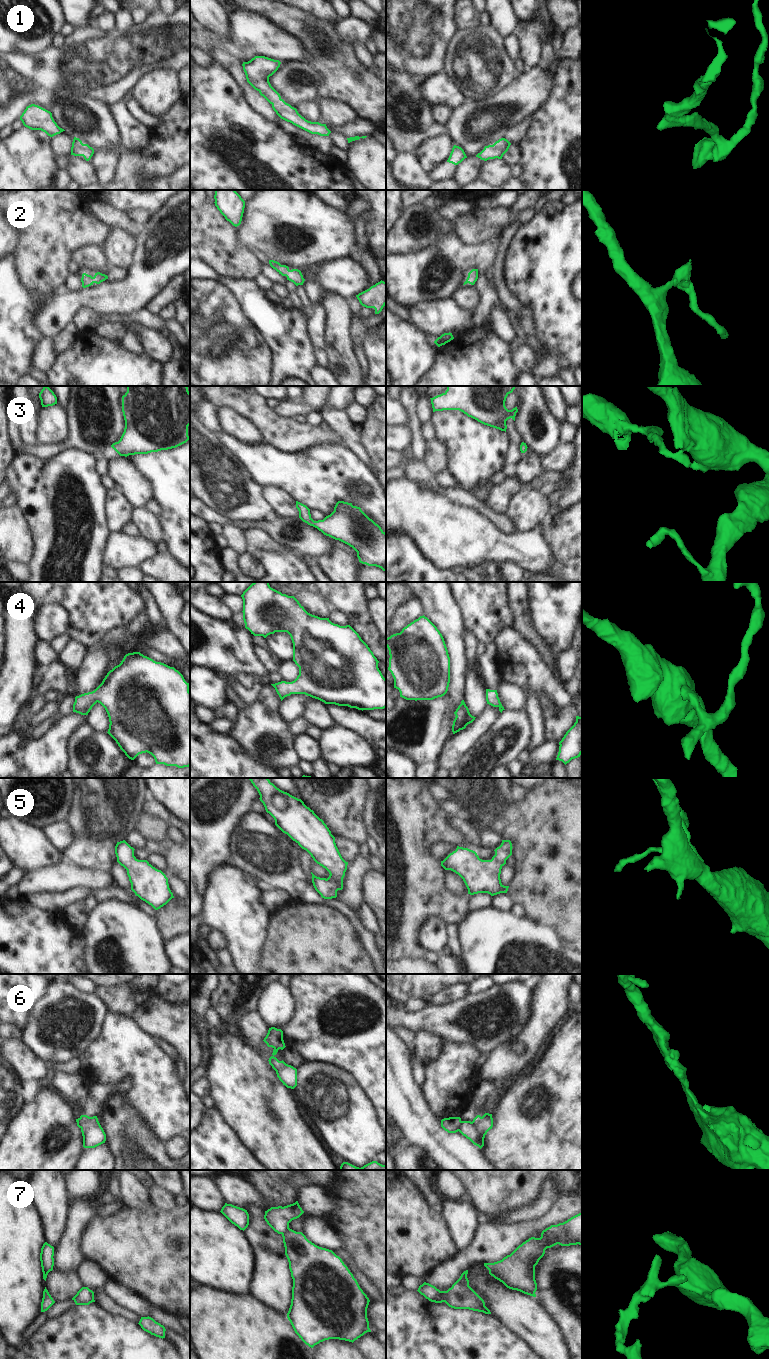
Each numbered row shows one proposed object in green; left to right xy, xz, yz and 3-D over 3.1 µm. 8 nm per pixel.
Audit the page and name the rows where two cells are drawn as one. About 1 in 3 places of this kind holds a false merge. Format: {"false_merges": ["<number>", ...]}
{"false_merges": ["6", "7"]}

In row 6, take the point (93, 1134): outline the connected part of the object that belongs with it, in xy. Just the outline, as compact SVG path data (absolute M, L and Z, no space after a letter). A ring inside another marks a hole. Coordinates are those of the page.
M97 1116L89 1117L81 1125L84 1148L95 1148L106 1141L106 1134Z

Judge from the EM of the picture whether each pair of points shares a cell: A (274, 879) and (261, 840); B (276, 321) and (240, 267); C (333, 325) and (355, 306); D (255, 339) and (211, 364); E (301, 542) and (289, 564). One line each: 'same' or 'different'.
A: same
B: different
C: different
D: same
E: different

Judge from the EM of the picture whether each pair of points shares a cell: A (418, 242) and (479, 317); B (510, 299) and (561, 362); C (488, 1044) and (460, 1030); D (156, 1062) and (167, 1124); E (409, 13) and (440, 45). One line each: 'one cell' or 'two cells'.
A: two cells
B: two cells
C: one cell
D: one cell
E: one cell

